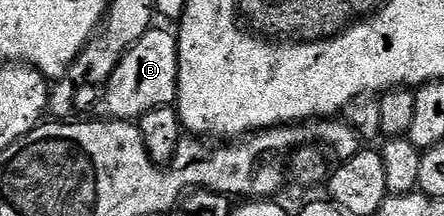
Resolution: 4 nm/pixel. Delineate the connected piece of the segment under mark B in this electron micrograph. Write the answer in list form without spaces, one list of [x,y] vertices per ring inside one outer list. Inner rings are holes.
[[[158,27],[148,29],[145,36],[119,60],[102,93],[104,107],[117,121],[134,122],[163,105],[174,106],[179,96],[179,43],[176,34],[166,33]]]

